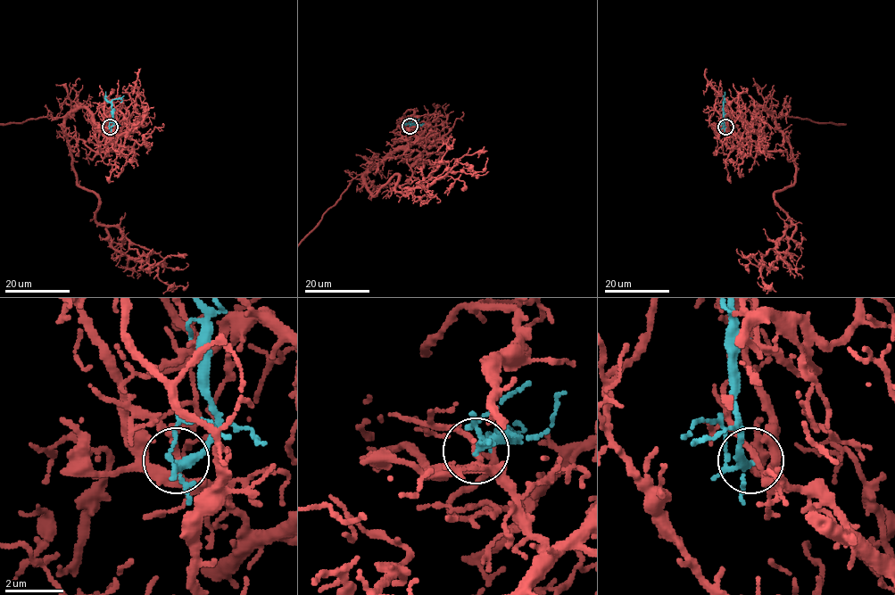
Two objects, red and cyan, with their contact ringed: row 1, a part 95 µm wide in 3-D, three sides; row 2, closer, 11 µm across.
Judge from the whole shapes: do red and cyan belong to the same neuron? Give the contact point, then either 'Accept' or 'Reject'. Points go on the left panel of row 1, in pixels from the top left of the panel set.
Place: (110, 127). Reject

